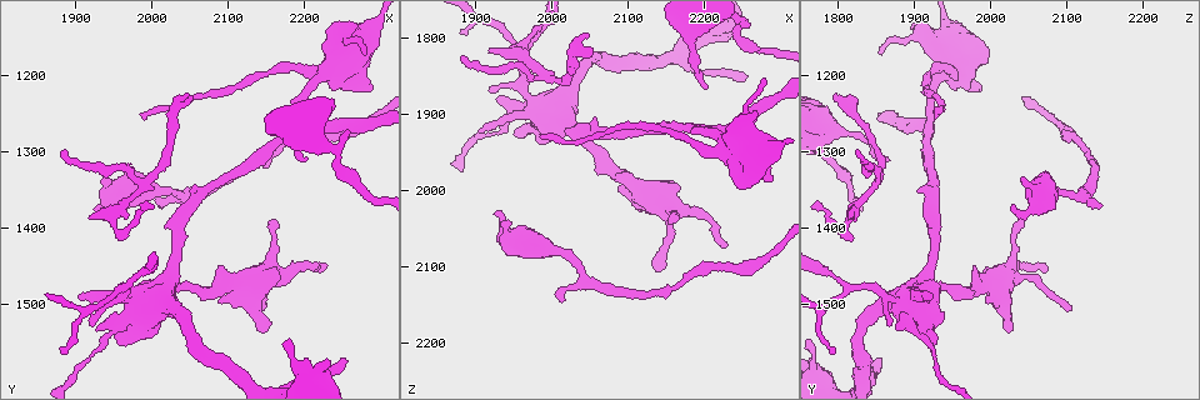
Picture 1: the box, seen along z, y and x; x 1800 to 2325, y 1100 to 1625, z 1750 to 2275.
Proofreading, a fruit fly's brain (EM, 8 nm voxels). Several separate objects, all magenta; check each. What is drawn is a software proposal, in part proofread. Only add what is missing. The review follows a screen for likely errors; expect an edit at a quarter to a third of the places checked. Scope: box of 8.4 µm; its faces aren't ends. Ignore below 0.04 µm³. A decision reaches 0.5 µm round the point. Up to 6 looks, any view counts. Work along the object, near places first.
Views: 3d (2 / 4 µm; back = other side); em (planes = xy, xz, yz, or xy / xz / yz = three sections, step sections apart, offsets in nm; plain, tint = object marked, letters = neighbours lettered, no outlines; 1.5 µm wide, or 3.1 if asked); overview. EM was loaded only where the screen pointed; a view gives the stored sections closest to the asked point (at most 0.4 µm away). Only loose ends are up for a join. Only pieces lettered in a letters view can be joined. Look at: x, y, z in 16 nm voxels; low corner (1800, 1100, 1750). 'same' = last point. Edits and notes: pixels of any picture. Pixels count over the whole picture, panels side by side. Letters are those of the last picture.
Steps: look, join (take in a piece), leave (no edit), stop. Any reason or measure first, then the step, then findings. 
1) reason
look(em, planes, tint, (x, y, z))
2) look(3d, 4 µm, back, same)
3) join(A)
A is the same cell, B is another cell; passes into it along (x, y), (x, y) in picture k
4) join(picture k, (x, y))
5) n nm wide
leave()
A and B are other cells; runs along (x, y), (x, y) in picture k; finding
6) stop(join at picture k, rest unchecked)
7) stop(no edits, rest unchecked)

free end
look(em, planes, letters, (2250, 1570, 1860))

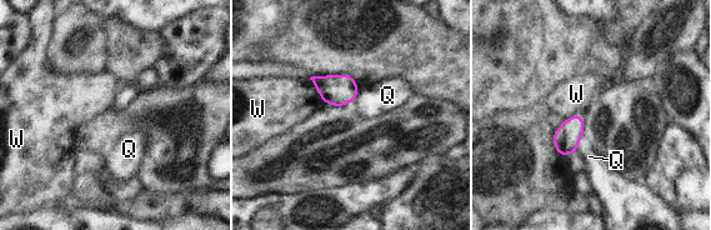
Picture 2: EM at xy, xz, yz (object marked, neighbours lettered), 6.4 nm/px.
140 nm wide
leave()
Q and W are other cells; border along (314, 89), (324, 103) in picture 2; no lettered piece goes on from it

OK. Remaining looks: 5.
look(em, planes, plain, (1880, 1560, 1790))

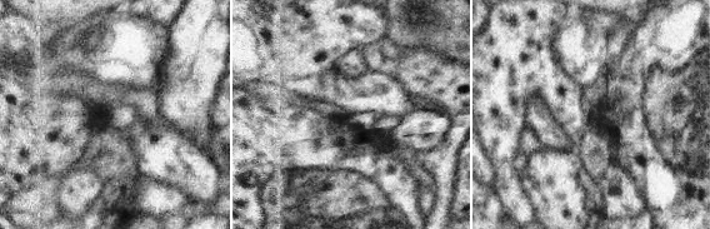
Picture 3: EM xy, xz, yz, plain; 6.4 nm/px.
with the object marked
look(em, planes, tint, same)

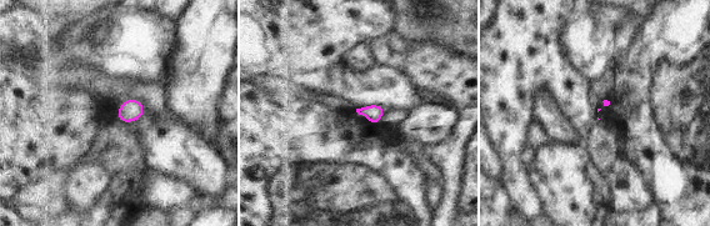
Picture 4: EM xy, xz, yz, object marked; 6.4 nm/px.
see the neighbours
look(em, planes, letters, same)

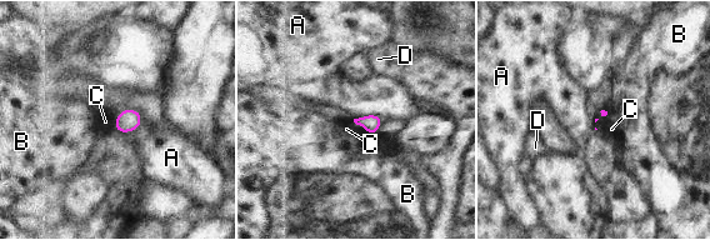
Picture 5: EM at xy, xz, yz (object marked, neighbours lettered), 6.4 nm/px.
leave()
A, B, C and D are other cells; border along (354, 118), (379, 115), (383, 119) in picture 5; none of them fits

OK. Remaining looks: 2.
free end
look(3d, 2 µm, (2280, 1170, 1855))

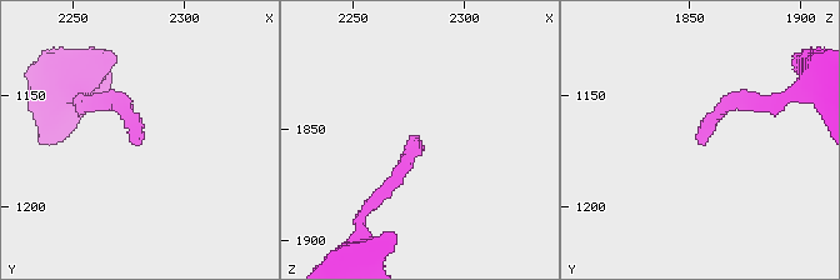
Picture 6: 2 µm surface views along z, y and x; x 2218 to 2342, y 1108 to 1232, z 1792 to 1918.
look(em, xz, step 4, letters, (2279, 1170, 1854))

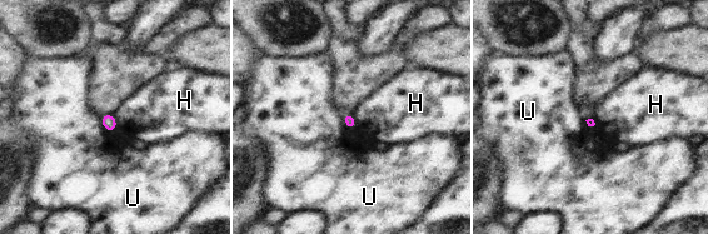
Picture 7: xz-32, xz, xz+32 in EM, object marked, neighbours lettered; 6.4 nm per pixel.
U touches over 120 nm
leave()
H and U are other cells; border along (111, 114), (118, 125) in picture 7; no lettered piece goes on from it

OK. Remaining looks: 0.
stop(no edits, rest unchecked)

